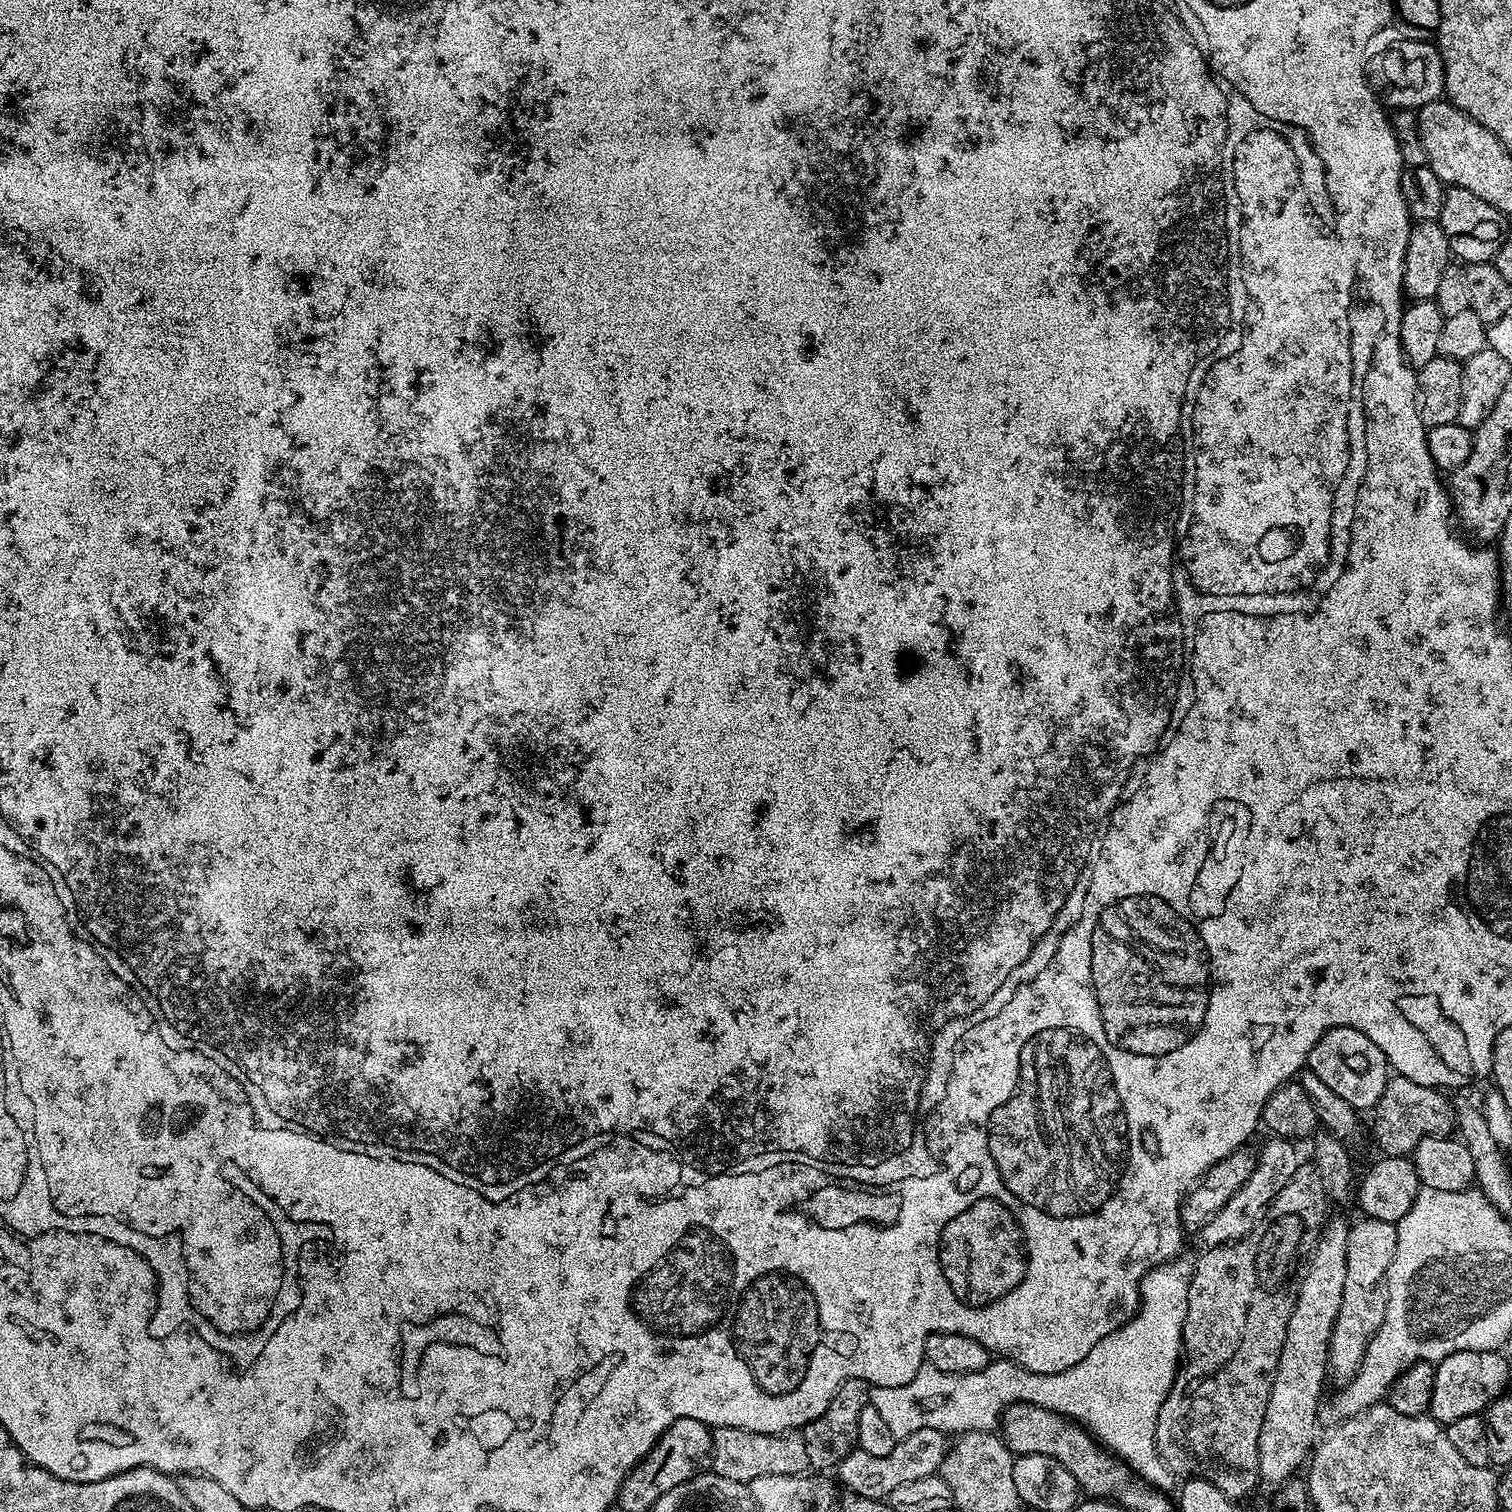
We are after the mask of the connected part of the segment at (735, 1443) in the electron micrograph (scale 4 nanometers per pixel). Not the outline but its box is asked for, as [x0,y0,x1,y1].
[711,1428,809,1480]

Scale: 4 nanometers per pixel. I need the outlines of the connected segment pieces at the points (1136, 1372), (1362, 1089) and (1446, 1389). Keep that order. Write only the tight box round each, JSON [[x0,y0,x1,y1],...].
[[870,1258,1192,1482],[1307,1026,1390,1110],[1430,1350,1508,1426]]

